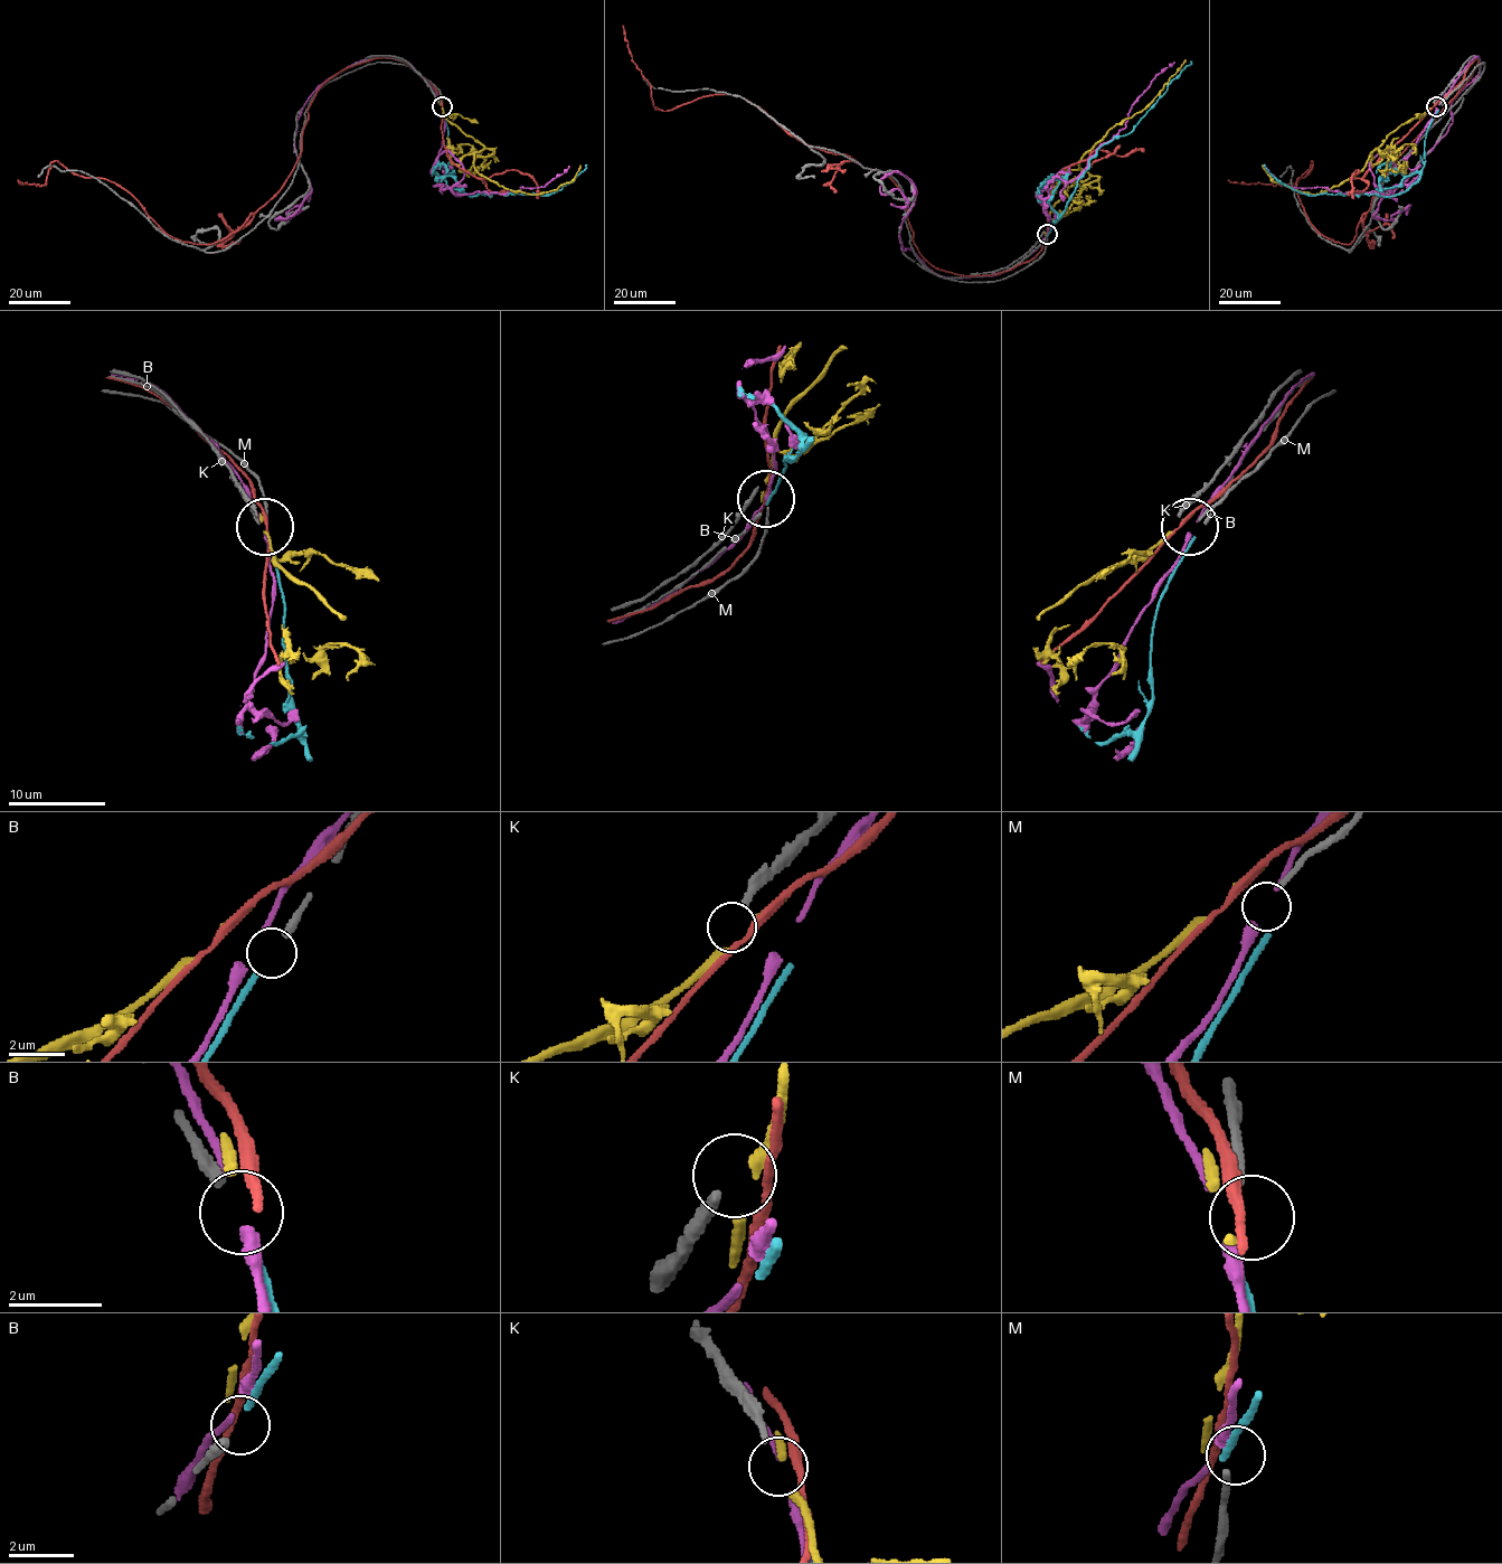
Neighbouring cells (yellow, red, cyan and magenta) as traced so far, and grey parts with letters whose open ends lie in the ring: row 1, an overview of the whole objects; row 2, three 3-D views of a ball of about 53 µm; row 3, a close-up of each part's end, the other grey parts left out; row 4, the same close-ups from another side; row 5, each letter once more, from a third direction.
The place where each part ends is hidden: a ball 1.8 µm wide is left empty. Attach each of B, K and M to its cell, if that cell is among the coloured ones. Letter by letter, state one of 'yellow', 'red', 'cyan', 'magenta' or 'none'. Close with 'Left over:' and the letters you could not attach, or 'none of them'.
B: cyan
K: none
M: none
Left over: K, M

